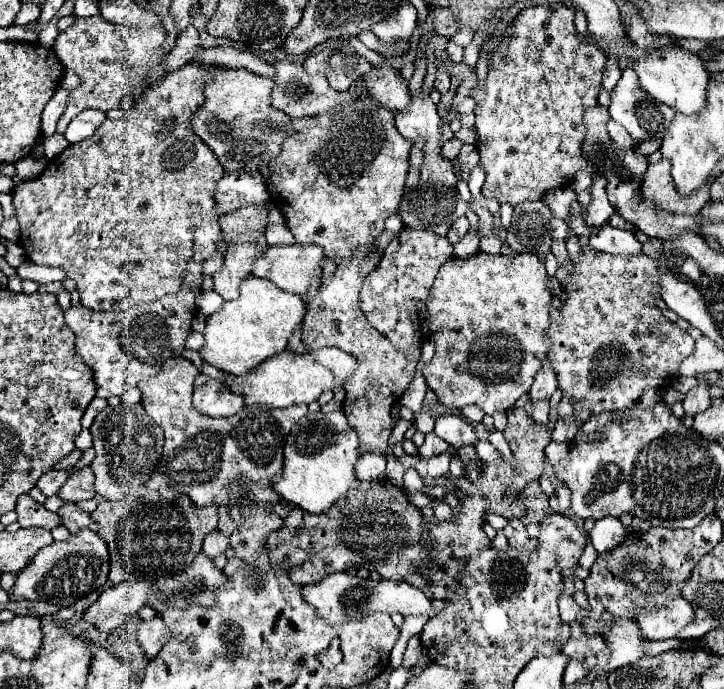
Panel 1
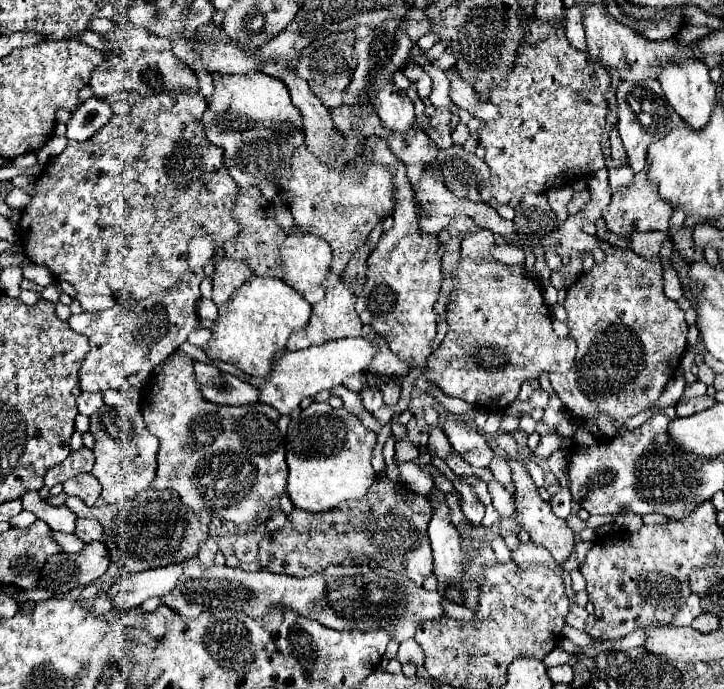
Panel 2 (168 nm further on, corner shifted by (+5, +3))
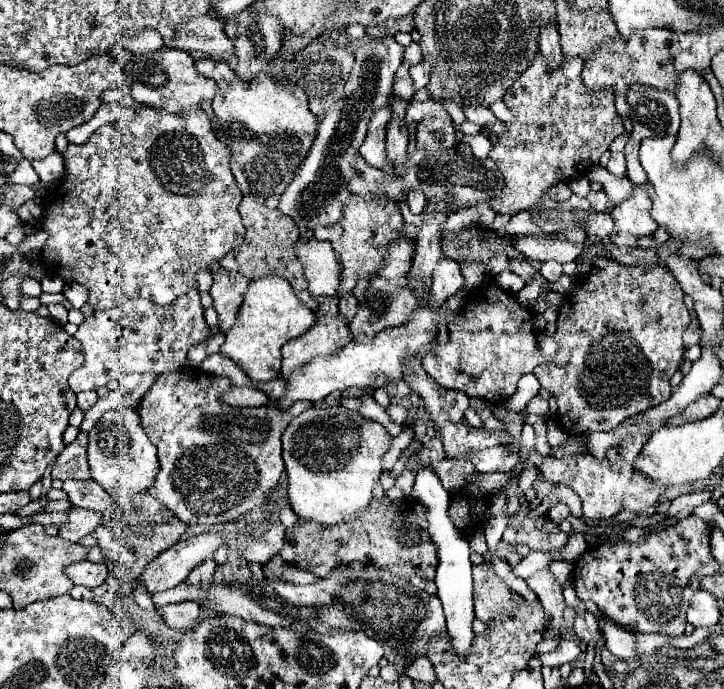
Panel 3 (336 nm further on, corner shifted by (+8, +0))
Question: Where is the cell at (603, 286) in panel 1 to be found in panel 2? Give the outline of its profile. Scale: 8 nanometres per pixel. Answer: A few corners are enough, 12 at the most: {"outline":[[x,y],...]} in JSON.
{"outline":[[607,252],[569,286],[563,406],[651,408],[687,348],[659,258]]}

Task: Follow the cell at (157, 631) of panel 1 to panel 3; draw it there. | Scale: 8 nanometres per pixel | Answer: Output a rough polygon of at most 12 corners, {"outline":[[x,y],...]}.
{"outline":[[196,601],[164,605],[164,621],[172,629],[188,629],[200,621]]}

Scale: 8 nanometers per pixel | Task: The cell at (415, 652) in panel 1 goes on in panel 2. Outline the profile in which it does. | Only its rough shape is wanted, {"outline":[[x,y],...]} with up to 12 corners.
{"outline":[[415,638],[399,644],[397,660],[423,666],[423,650]]}

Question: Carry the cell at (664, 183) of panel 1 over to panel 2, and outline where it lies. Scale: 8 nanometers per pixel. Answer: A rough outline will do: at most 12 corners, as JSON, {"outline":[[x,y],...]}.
{"outline":[[649,164],[601,214],[621,238],[669,230],[675,208],[647,178]]}

